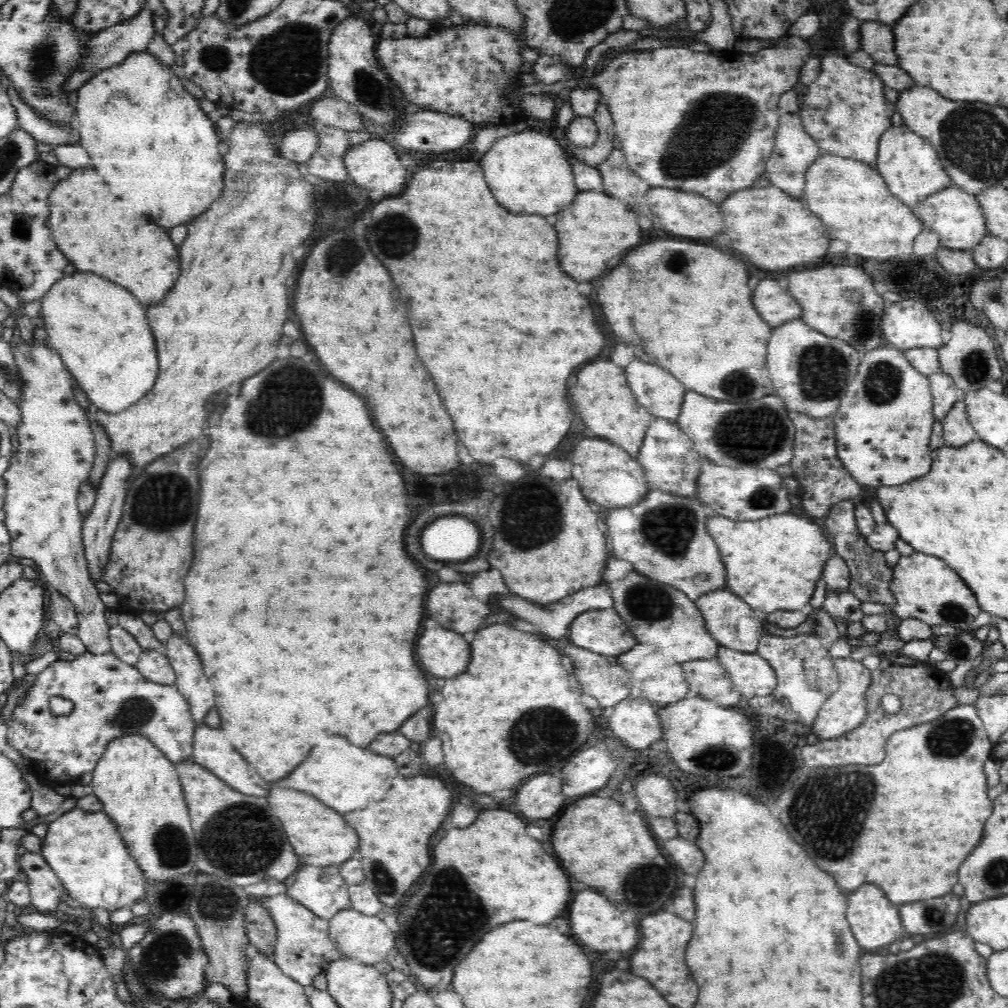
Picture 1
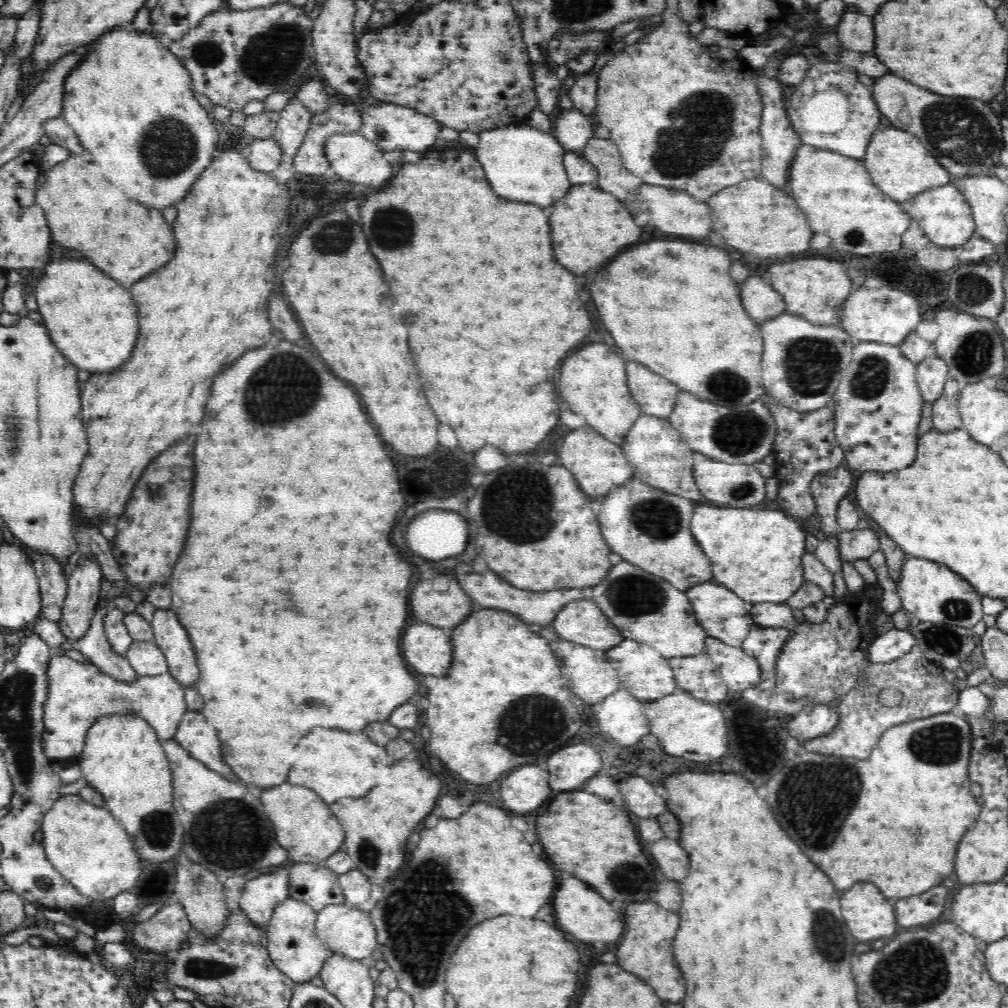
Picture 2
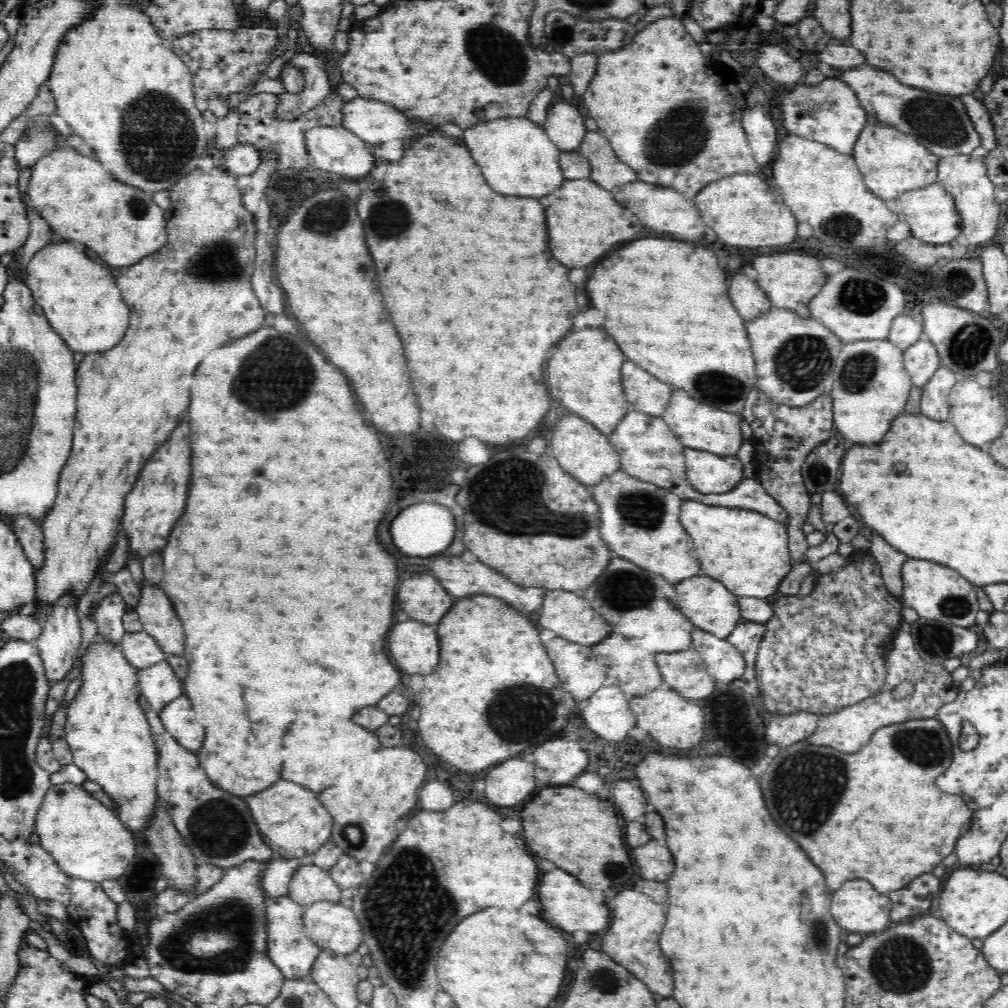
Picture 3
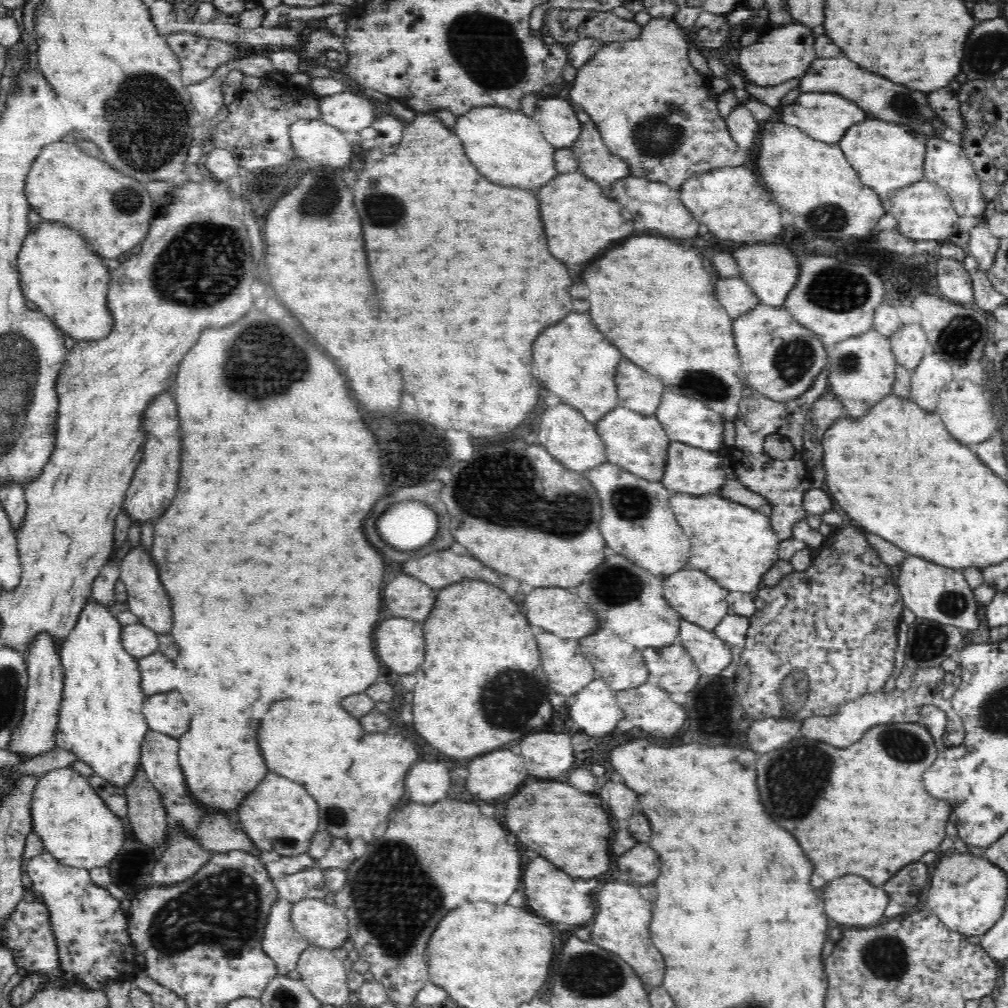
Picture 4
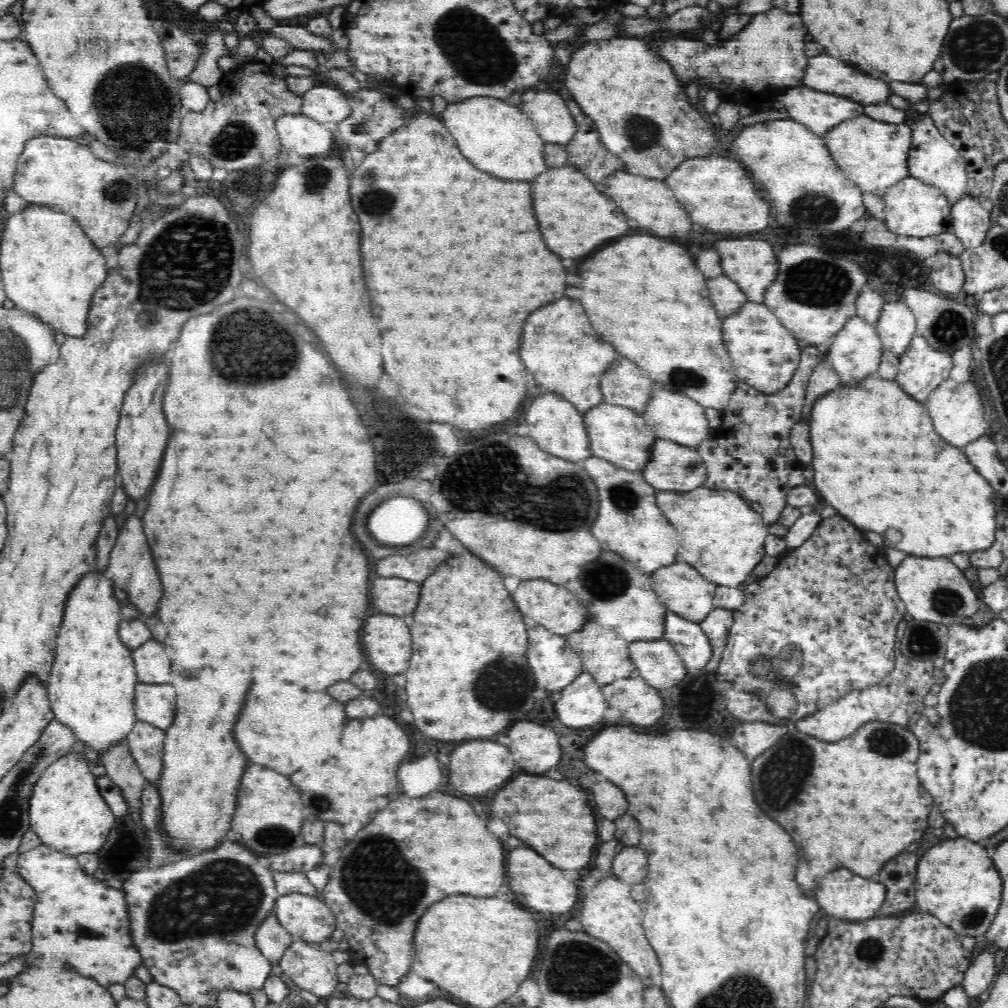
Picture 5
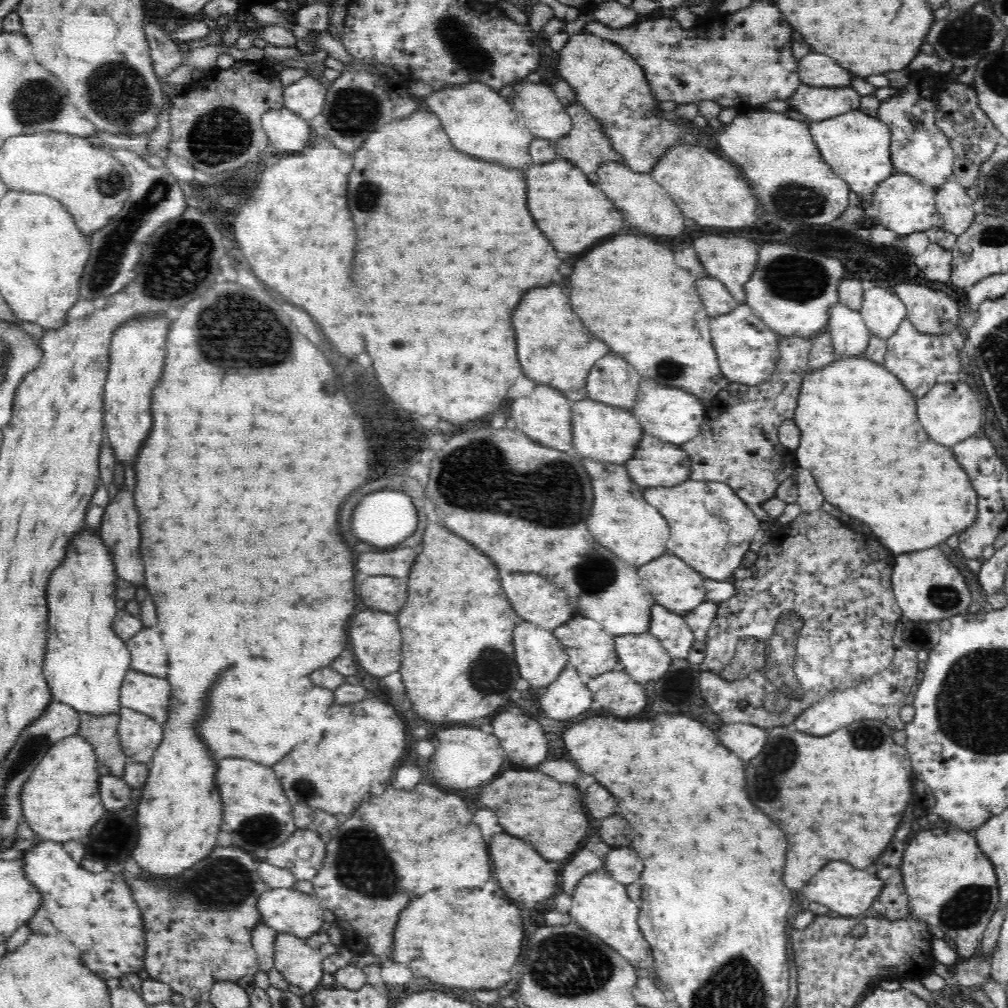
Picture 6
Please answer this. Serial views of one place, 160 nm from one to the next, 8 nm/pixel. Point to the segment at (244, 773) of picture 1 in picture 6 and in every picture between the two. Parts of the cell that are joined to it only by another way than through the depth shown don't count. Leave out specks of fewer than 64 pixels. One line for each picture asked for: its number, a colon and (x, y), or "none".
2: (200, 739)
3: (180, 720)
4: (166, 712)
5: (153, 703)
6: (150, 695)

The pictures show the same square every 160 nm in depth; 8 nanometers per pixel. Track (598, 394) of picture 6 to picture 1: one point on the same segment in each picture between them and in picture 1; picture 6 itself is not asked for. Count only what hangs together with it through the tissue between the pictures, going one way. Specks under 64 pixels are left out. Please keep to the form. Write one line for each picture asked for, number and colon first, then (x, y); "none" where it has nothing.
1: (654, 388)
2: (656, 396)
3: (645, 393)
4: (638, 390)
5: (623, 383)

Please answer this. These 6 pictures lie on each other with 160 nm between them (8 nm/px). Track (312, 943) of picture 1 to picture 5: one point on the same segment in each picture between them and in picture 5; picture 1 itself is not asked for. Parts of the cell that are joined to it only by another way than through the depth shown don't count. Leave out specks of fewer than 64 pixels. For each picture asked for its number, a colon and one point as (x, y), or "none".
2: (293, 946)
3: (288, 946)
4: (280, 941)
5: (272, 939)

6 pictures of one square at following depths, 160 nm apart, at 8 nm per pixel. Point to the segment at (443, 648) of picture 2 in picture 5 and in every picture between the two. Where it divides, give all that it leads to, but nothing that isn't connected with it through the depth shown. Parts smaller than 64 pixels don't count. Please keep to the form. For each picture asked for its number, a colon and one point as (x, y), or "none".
3: (414, 646)
4: (399, 642)
5: (387, 644)

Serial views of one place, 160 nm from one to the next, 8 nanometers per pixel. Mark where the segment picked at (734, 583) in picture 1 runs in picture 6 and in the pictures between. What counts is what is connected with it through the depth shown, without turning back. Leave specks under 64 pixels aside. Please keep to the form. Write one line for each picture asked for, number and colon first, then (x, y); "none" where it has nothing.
2: (756, 554)
3: (747, 551)
4: (735, 545)
5: (722, 537)
6: (711, 528)

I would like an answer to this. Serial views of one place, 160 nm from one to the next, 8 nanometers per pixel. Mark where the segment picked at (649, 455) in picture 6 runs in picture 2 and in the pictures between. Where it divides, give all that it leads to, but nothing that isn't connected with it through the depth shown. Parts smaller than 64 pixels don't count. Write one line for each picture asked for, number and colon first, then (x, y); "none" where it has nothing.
2: (732, 485)
3: (708, 473)
4: (693, 471)
5: (671, 466)

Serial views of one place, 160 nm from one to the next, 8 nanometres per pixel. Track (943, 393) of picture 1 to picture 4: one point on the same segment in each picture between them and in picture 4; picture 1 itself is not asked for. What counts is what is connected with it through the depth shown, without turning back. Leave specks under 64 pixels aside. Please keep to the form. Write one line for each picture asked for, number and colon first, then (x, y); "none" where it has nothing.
2: (931, 373)
3: (921, 359)
4: (909, 343)

